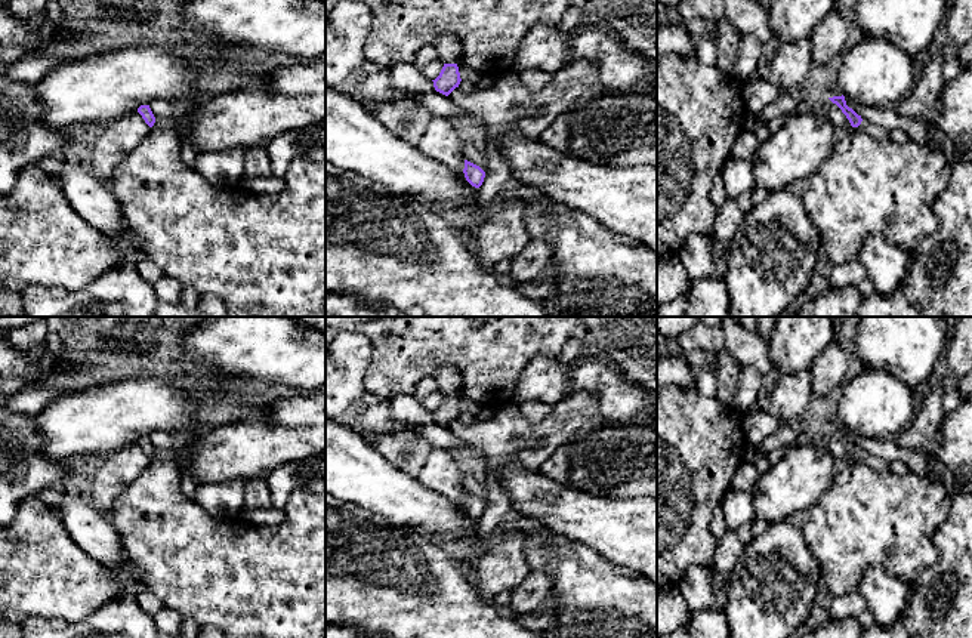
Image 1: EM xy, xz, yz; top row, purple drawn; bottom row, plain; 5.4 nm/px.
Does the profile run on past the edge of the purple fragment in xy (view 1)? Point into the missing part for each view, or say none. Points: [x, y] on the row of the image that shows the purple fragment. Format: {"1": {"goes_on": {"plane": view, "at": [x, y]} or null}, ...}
{"1": {"goes_on": null}}

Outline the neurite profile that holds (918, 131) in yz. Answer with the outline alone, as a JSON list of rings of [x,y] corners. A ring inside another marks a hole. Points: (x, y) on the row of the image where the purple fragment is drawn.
[[[846,96],[845,101],[846,105],[852,108],[863,120],[867,120],[888,130],[901,129],[910,136],[910,139],[913,139],[919,147],[925,150],[942,148],[941,141],[929,132],[925,120],[908,120],[900,117],[894,108],[877,110],[858,104]]]

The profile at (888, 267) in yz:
[[[868,235],[861,246],[860,259],[873,281],[876,295],[889,296],[908,284],[911,277],[908,253],[883,235]]]

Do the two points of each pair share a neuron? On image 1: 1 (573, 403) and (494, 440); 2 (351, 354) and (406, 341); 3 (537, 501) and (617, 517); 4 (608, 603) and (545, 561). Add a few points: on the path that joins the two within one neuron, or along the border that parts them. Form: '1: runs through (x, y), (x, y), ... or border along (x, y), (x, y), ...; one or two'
1: runs through (554, 422), (545, 431), (514, 431); one
2: border along (352, 332), (361, 333), (372, 348), (361, 381); two
3: runs through (557, 505), (579, 517), (598, 517); one
4: runs through (592, 589), (561, 561); one

